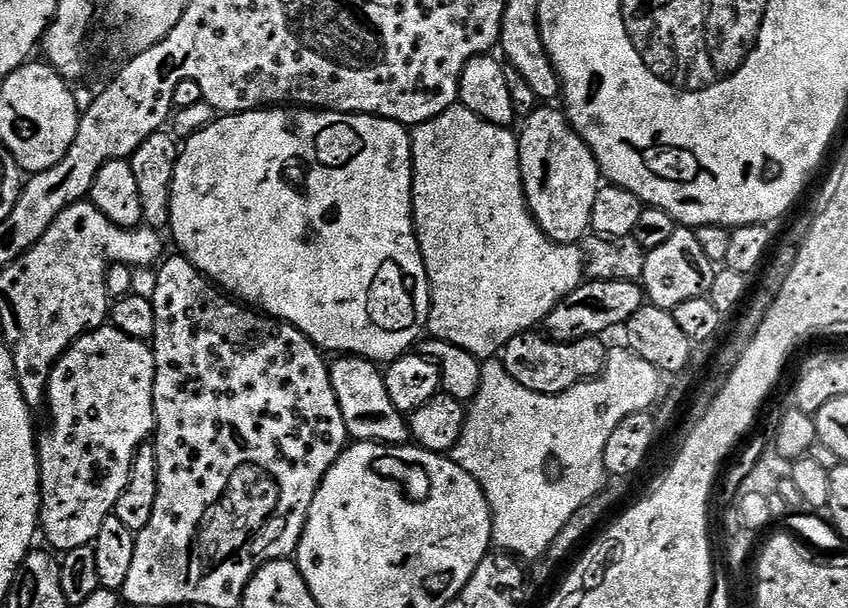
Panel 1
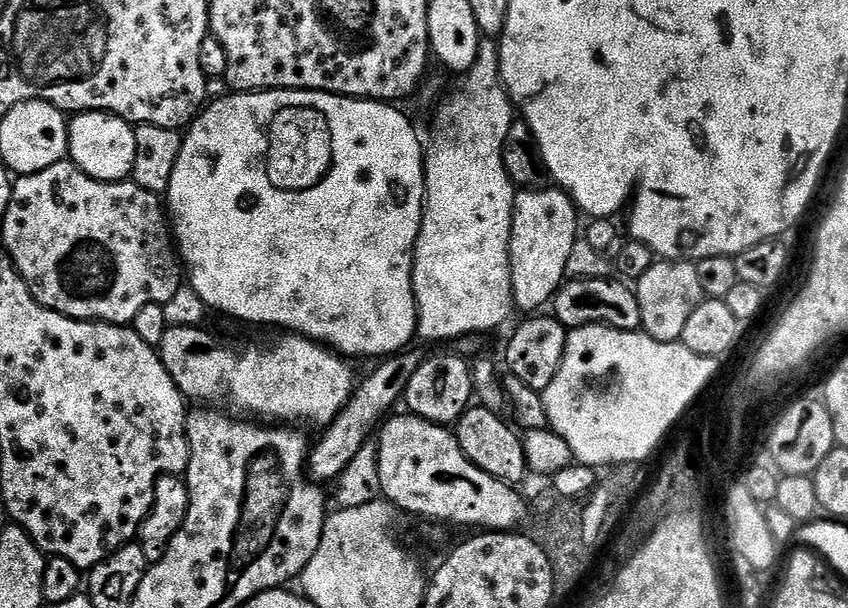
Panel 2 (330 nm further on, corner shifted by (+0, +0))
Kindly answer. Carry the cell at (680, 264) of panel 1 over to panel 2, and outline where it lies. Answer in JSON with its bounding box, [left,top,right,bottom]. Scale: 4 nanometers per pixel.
[634,262,705,344]

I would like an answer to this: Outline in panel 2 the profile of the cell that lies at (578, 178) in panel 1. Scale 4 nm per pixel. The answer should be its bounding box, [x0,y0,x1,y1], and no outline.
[510,186,578,314]

